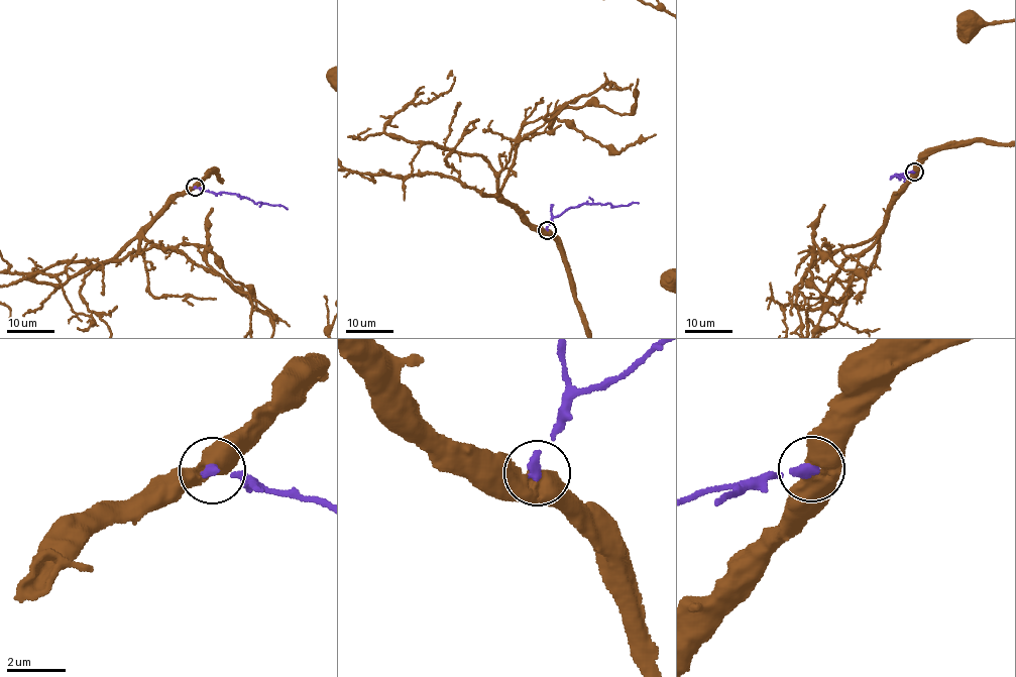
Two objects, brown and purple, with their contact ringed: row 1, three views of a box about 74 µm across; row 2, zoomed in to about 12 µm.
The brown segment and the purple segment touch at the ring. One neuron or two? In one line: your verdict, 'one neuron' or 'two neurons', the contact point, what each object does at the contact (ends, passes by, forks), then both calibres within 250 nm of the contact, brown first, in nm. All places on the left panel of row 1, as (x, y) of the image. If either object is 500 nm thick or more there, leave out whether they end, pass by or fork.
one neuron; at (195, 187); 550 nm thick on the brown side, 320 nm on the other

